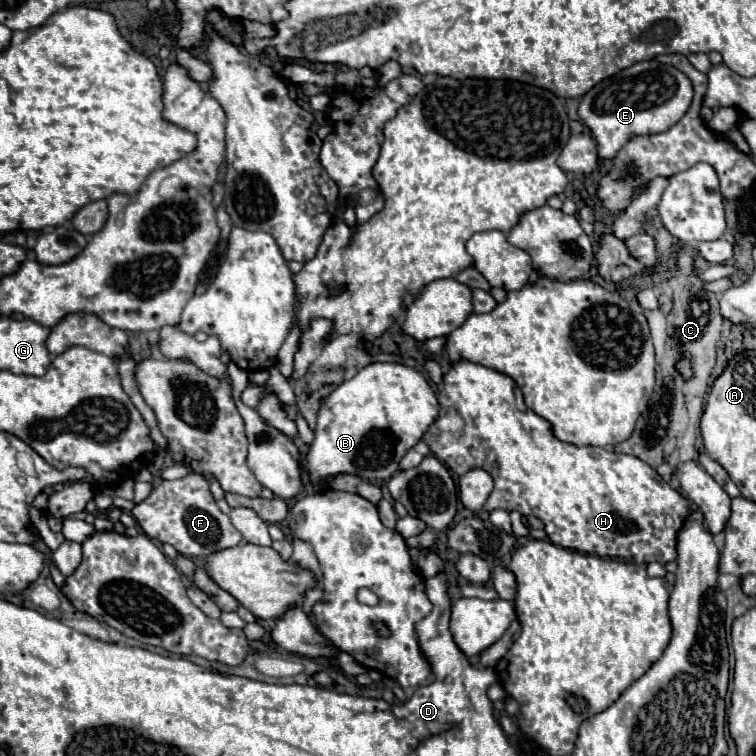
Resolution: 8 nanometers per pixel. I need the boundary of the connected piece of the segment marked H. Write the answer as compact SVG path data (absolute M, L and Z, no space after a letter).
M470 361L454 363L448 375L442 379L438 401L442 411L456 411L464 419L466 427L460 437L430 427L422 441L446 467L458 475L476 467L486 469L492 475L494 491L484 503L484 511L504 509L520 511L522 515L534 515L544 523L548 539L554 545L562 545L566 549L600 557L620 557L638 565L648 565L652 561L664 565L676 561L676 539L686 523L686 517L692 513L692 507L688 499L672 489L650 465L638 457L614 453L602 447L576 447L558 441L552 435L550 423L526 407L518 385L508 375L484 365Z

